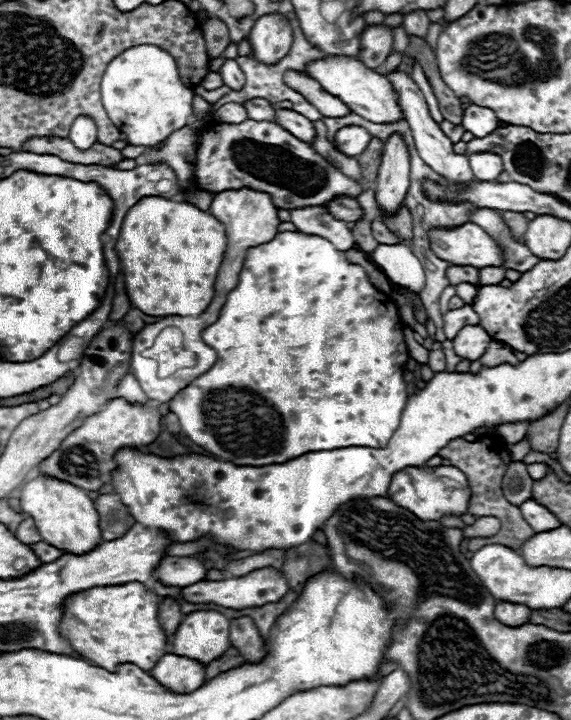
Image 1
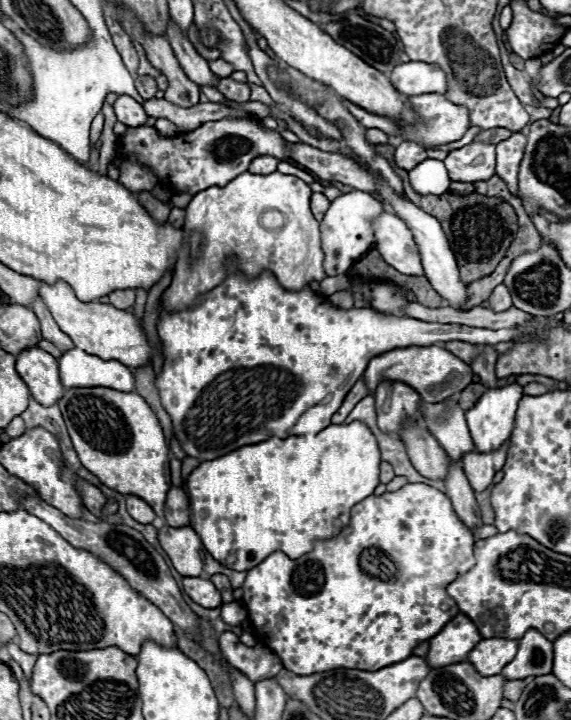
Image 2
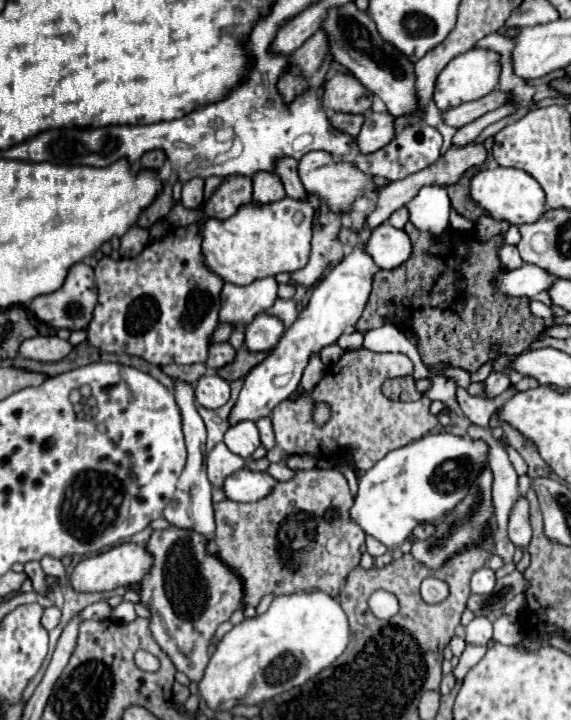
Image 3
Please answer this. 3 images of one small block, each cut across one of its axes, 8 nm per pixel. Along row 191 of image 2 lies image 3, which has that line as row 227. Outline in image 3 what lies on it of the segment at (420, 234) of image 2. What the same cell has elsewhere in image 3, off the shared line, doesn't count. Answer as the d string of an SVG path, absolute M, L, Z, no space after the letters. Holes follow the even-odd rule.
M384 222L372 230L362 250L374 260L378 268L392 270L392 268L398 268L410 256L412 246L404 230L392 228L390 224Z

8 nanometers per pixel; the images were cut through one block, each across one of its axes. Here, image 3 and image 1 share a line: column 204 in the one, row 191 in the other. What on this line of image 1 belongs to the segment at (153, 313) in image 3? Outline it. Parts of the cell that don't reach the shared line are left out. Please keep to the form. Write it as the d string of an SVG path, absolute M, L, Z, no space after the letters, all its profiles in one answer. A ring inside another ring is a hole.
M244 120L240 124L214 124L210 128L200 130L194 160L194 182L204 192L222 192L224 188L244 188L244 184L248 184L250 188L260 188L262 192L268 192L276 208L286 210L326 204L334 196L358 196L362 192L362 188L354 180L344 176L338 168L326 162L314 148L294 138L288 130L284 130L278 124L264 124L254 120Z

